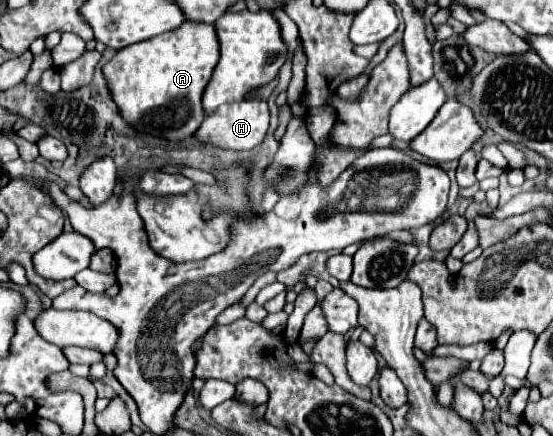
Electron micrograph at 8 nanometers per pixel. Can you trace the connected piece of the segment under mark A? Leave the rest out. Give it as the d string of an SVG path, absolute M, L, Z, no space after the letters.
M185 21L179 29L117 51L113 59L103 65L103 75L111 89L111 99L115 99L119 115L127 125L137 127L139 133L179 143L189 139L205 119L201 95L217 59L219 43L213 25Z

